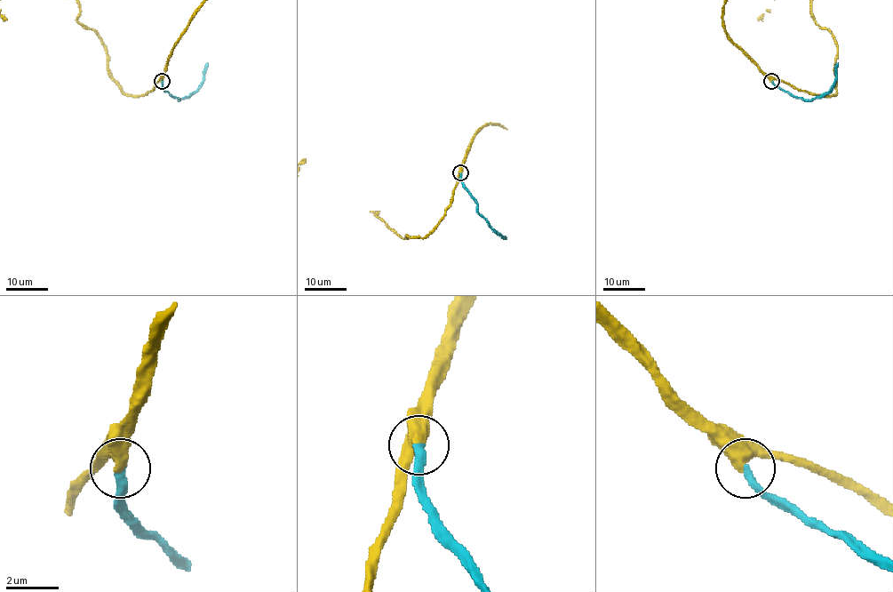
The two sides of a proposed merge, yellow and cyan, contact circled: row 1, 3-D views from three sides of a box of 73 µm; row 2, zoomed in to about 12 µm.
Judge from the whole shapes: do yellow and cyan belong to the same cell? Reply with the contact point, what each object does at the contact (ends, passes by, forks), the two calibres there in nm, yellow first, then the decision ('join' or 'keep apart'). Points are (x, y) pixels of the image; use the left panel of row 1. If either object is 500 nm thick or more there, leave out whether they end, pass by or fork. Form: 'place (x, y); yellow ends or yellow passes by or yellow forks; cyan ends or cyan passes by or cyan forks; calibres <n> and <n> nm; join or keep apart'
place (162, 81); yellow passes by; cyan ends; calibres 480 and 320 nm; join

